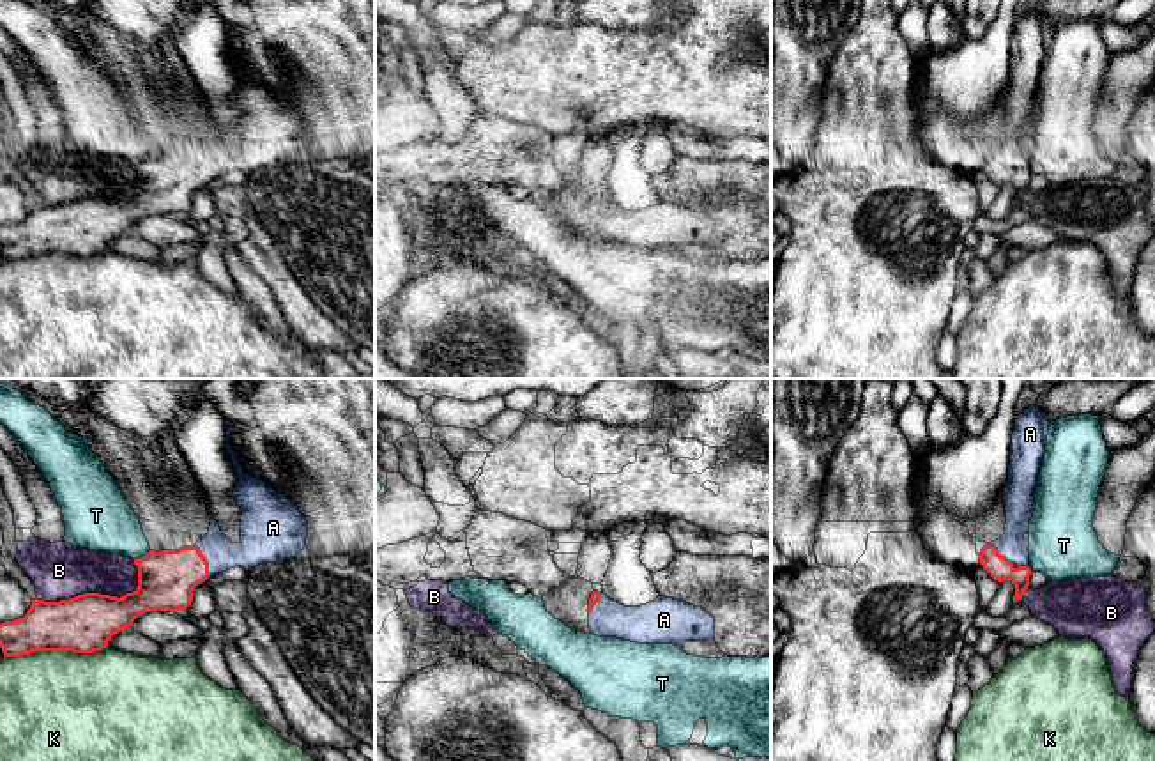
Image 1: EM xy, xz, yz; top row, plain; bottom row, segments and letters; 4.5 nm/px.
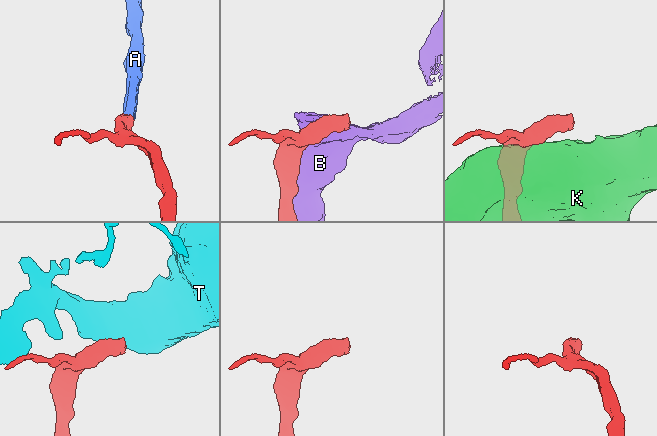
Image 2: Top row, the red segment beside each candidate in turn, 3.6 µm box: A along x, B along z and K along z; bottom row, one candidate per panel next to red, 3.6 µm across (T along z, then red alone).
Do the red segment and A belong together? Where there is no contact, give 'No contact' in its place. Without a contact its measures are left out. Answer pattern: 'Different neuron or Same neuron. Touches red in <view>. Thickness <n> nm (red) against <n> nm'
Same neuron. Touches red in yz. Thickness 110 nm (red) against 140 nm

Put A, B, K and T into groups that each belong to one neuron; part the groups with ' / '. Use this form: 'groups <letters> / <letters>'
groups A / B / K / T

